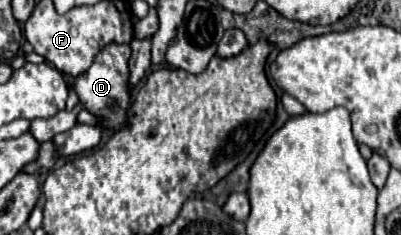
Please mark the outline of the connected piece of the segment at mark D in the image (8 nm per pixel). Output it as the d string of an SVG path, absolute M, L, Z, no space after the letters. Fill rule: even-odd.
M105 46L105 50L101 50L101 54L97 54L97 58L93 60L91 68L85 74L75 78L75 90L79 94L83 108L103 118L105 120L101 124L103 128L119 130L127 122L127 116L129 116L129 92L127 92L129 56L131 56L129 46Z

